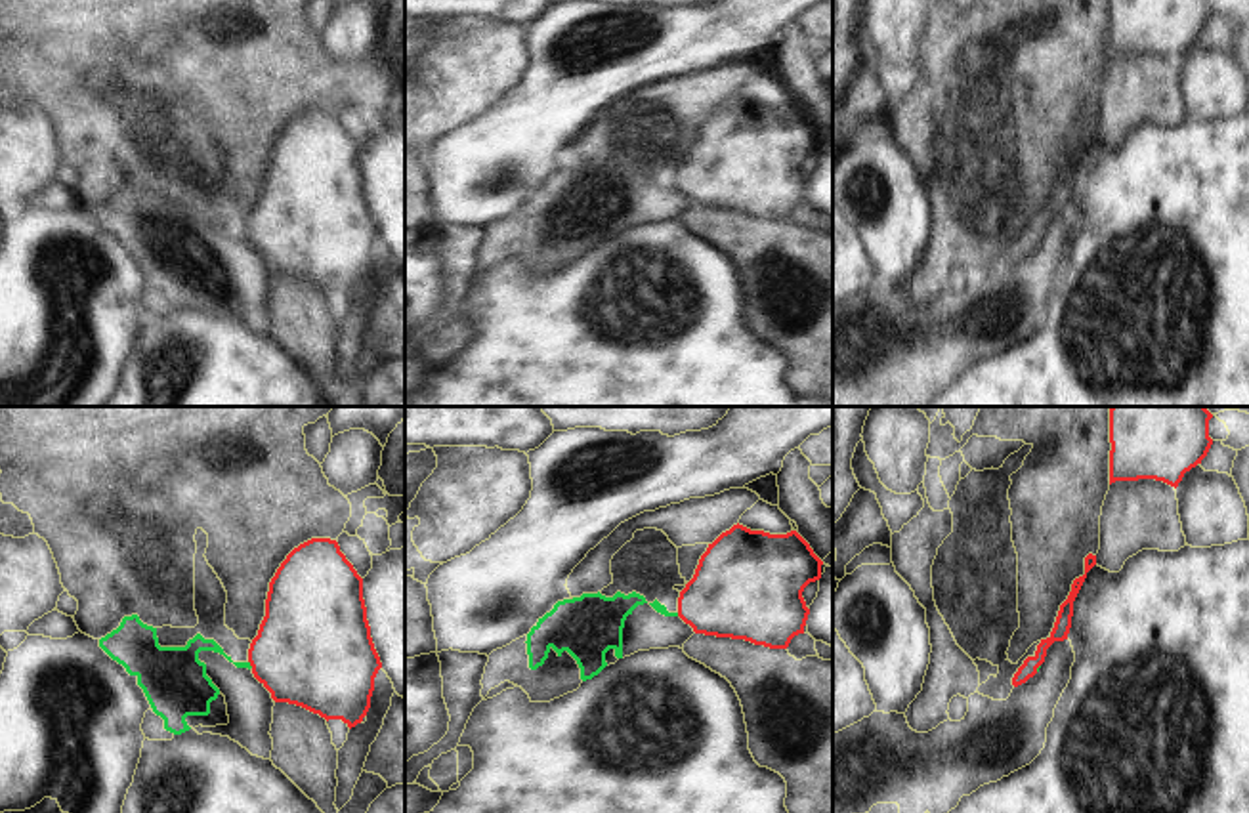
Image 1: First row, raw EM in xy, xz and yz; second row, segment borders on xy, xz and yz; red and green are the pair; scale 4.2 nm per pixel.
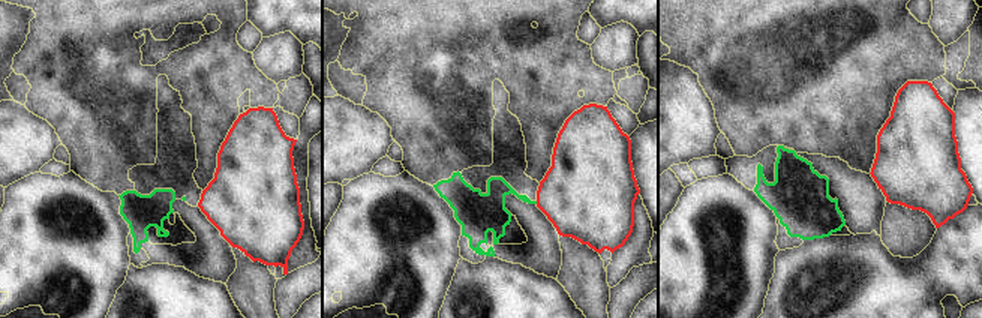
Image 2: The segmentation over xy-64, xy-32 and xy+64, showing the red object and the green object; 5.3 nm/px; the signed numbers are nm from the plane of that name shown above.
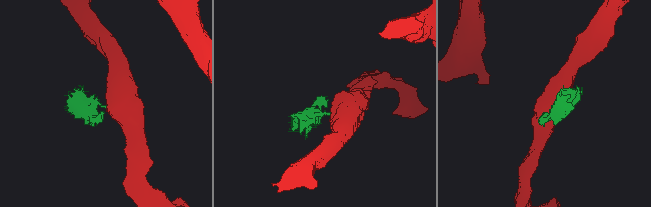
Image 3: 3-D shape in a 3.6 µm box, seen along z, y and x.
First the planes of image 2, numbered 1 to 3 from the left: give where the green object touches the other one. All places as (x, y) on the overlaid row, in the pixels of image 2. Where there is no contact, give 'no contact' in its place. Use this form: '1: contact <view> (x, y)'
1: no contact
2: no contact
3: no contact

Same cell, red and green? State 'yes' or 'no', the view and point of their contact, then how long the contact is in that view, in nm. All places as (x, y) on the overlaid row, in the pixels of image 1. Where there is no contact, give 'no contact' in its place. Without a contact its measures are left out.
no | xy (251, 665) | 40 nm

